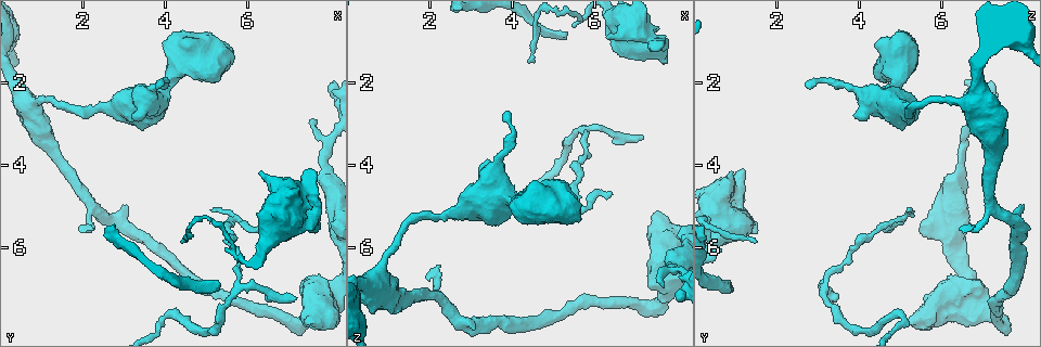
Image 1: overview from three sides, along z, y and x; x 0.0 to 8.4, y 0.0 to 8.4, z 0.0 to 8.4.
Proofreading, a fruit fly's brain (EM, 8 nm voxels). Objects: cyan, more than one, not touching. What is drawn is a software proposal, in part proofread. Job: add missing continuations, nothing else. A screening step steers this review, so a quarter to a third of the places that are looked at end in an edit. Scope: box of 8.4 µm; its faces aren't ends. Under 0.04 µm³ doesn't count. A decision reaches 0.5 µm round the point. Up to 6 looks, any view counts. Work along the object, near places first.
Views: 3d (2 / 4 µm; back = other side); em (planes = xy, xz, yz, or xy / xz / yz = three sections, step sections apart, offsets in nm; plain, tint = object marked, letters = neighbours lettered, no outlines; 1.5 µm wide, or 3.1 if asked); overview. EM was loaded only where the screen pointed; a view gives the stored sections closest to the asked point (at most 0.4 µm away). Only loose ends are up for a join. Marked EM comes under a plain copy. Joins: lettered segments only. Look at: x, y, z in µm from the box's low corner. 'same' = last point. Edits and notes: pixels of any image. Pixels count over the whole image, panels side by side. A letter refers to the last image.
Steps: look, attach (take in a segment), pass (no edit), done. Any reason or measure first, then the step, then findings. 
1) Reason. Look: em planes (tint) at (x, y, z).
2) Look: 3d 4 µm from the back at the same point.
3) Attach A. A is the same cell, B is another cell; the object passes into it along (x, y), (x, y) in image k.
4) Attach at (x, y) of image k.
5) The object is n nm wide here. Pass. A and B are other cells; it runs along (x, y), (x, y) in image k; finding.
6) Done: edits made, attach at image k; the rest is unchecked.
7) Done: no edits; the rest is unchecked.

Look: 3d 2 µm at (5.15, 5.05, 5.15).

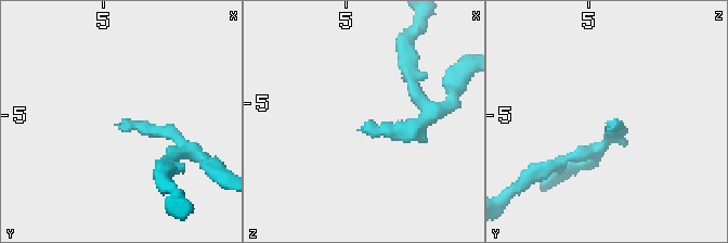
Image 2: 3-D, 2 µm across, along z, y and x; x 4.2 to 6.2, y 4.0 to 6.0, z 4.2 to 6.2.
Now the EM. Look: em yz step 4 (tint) at (5.16, 5.02, 5.20).

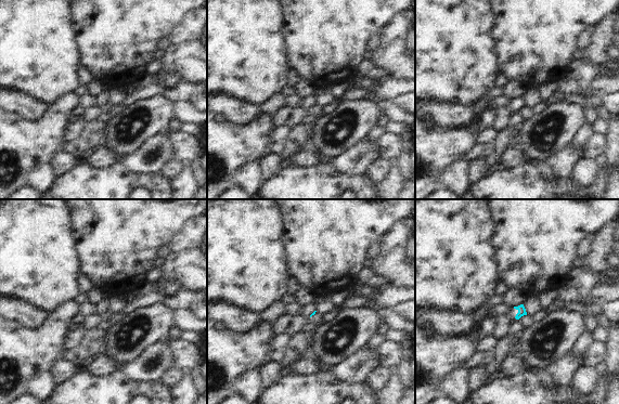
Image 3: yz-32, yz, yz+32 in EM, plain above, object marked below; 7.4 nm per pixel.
Cut it another way. Look: em planes (letters) at the same point.

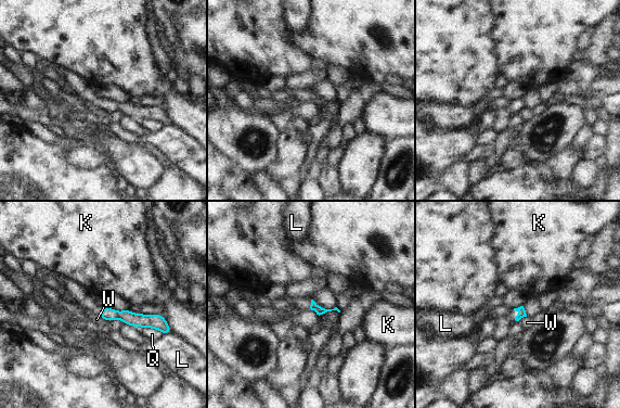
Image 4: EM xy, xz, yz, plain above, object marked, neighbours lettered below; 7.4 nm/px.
The longest contact is with Q, 180 nm. Pass. K, L, Q and W are other cells; a border runs along (97, 315), (105, 321) in image 4; no lettered segment goes on from it.

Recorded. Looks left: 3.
Thick end. Look: em planes (tint) at (7.45, 4.15, 1.20).

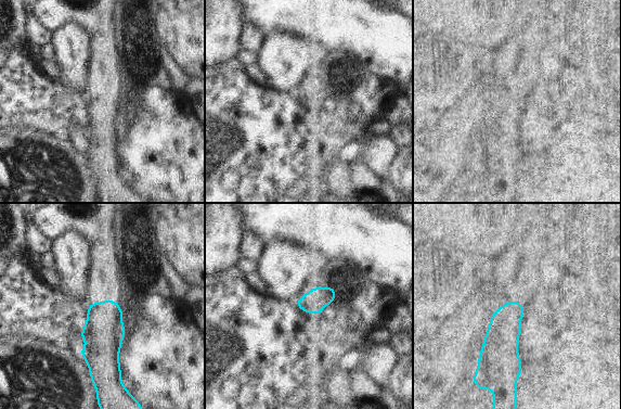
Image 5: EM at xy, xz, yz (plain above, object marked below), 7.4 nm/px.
Look: em planes (letters) at the same point.

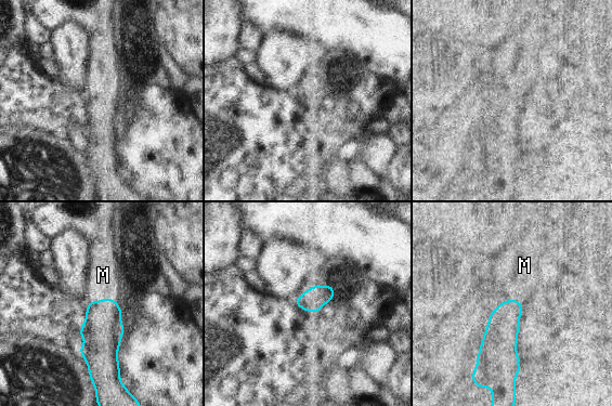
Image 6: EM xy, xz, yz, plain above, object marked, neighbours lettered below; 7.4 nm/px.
Attach M. M is the same cell; the object passes into it along (102, 329), (103, 299), (103, 275) in image 6; the neuron continues.

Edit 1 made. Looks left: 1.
Done: edits made, attach at image 6; the rest is unchecked.

